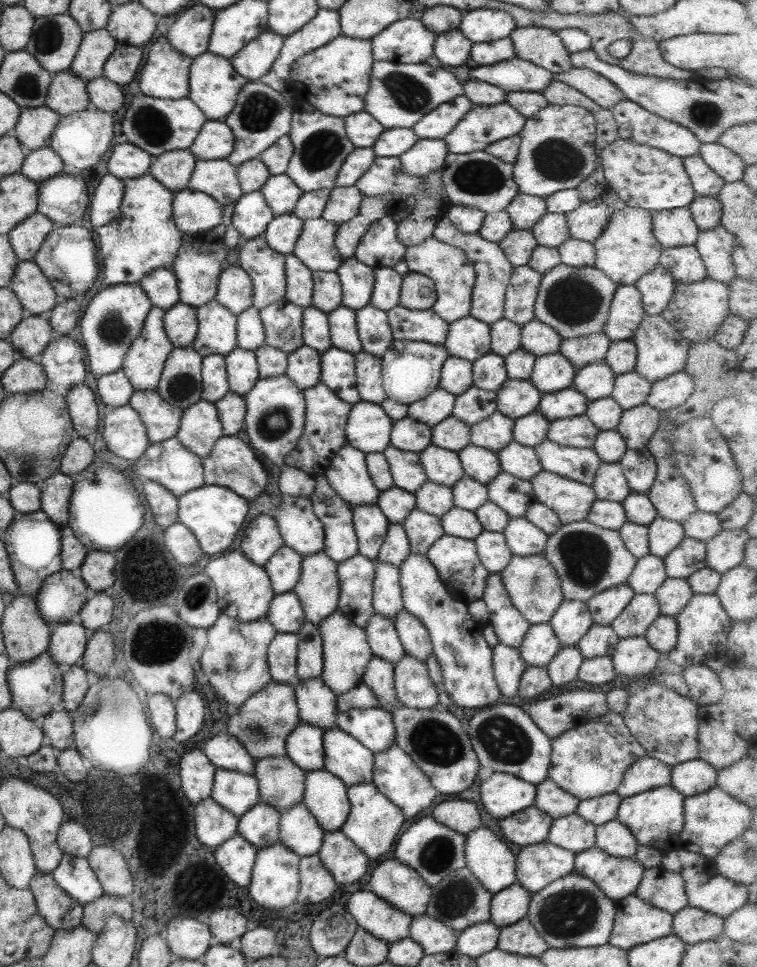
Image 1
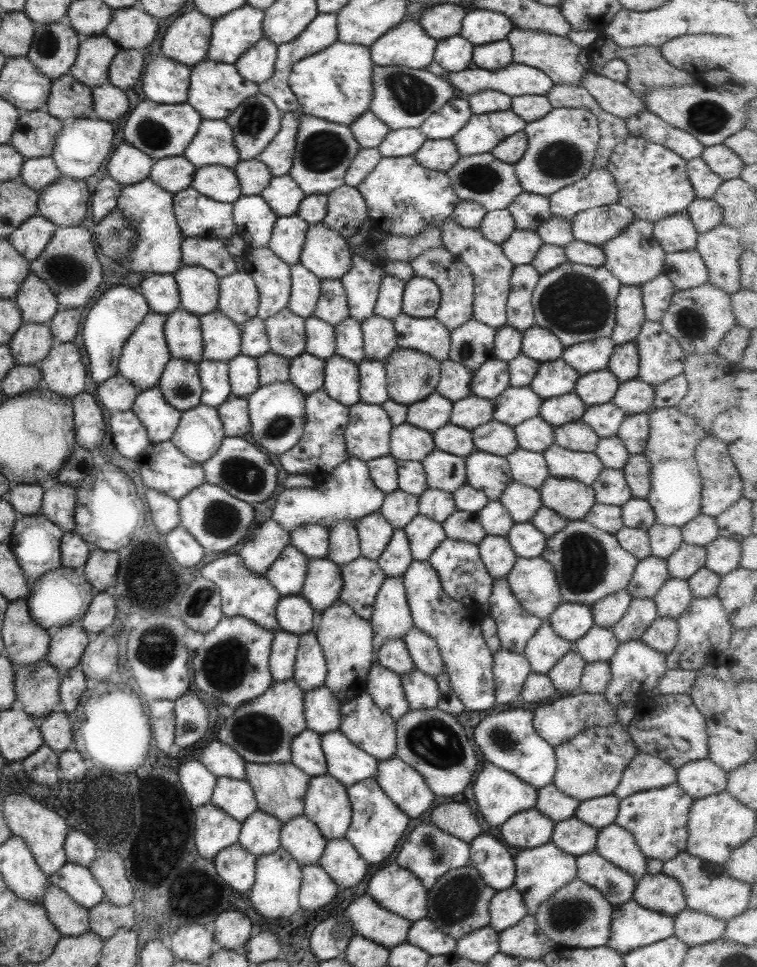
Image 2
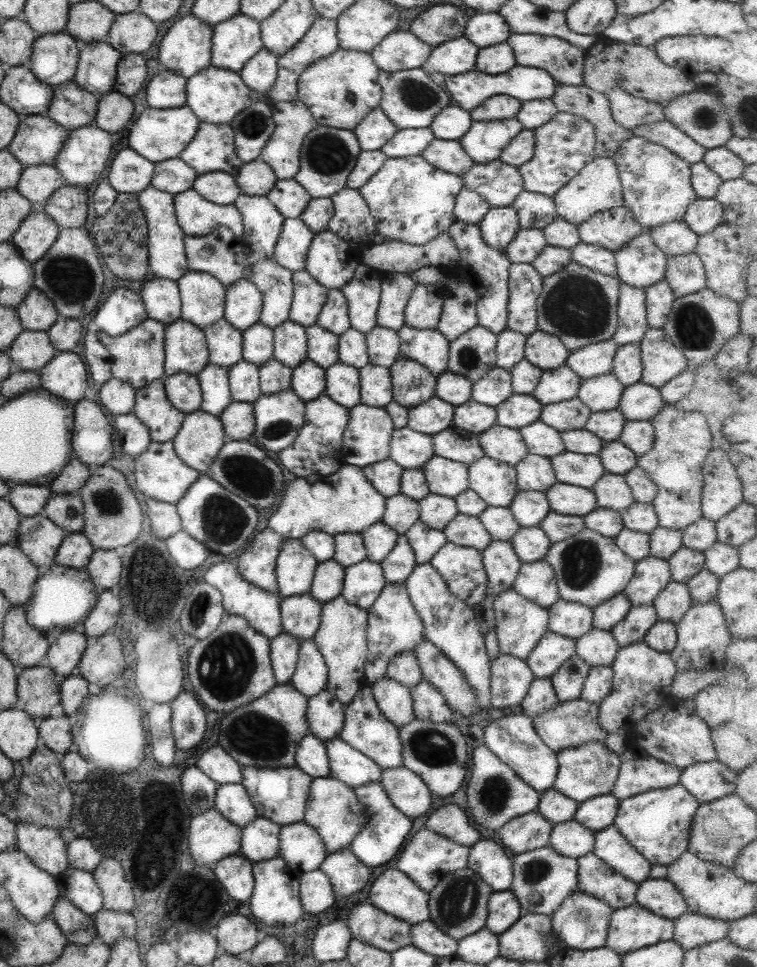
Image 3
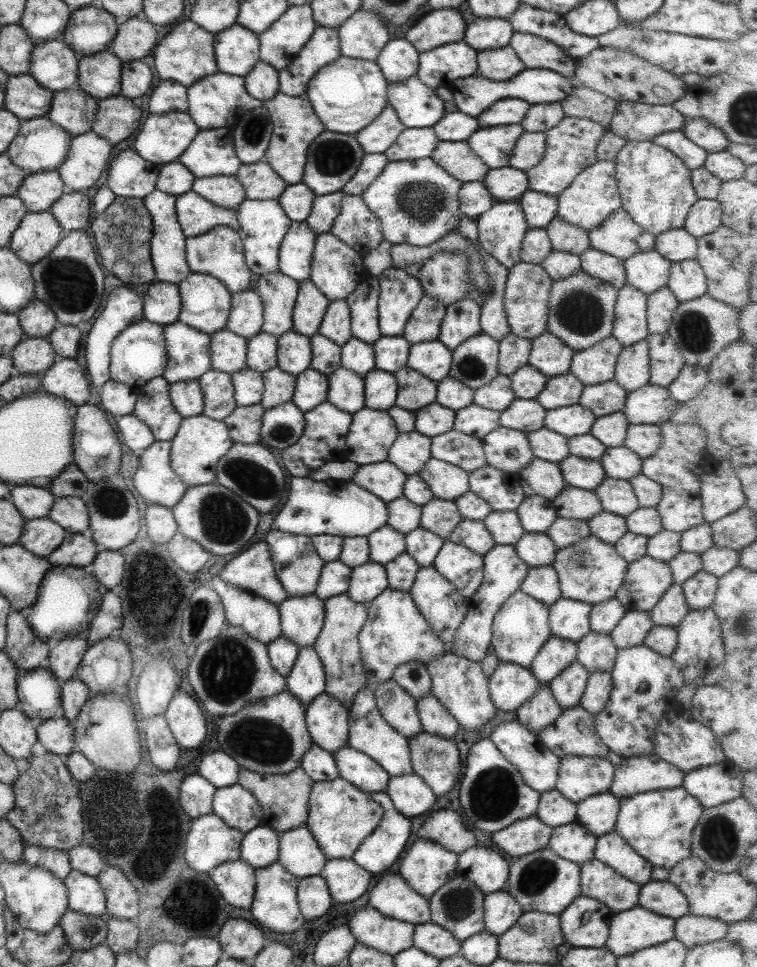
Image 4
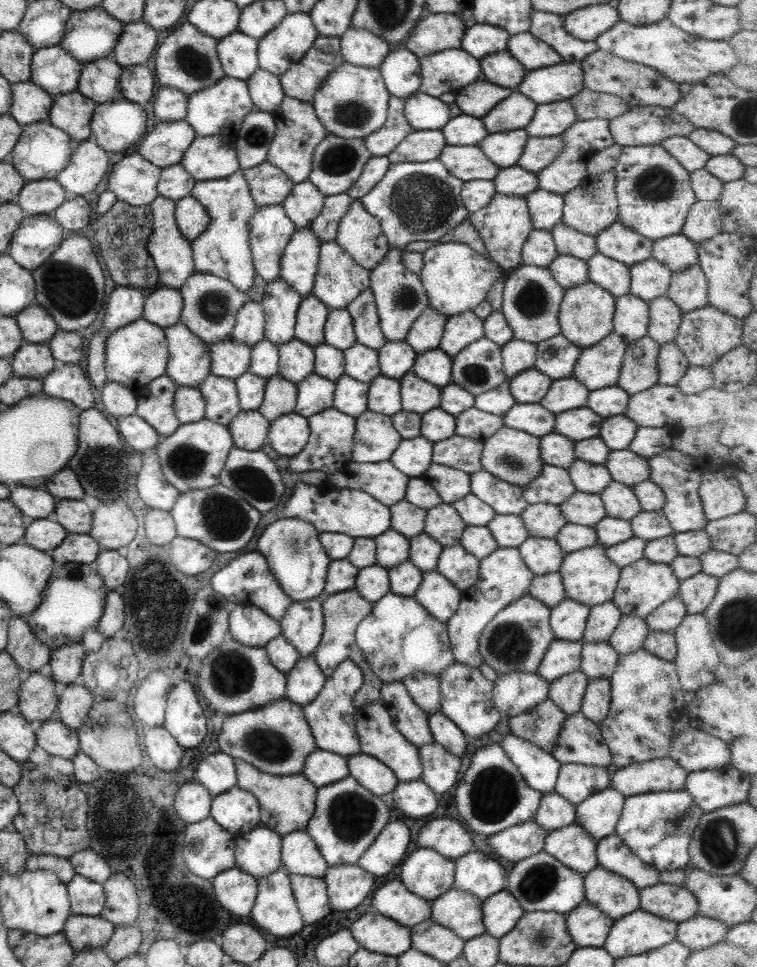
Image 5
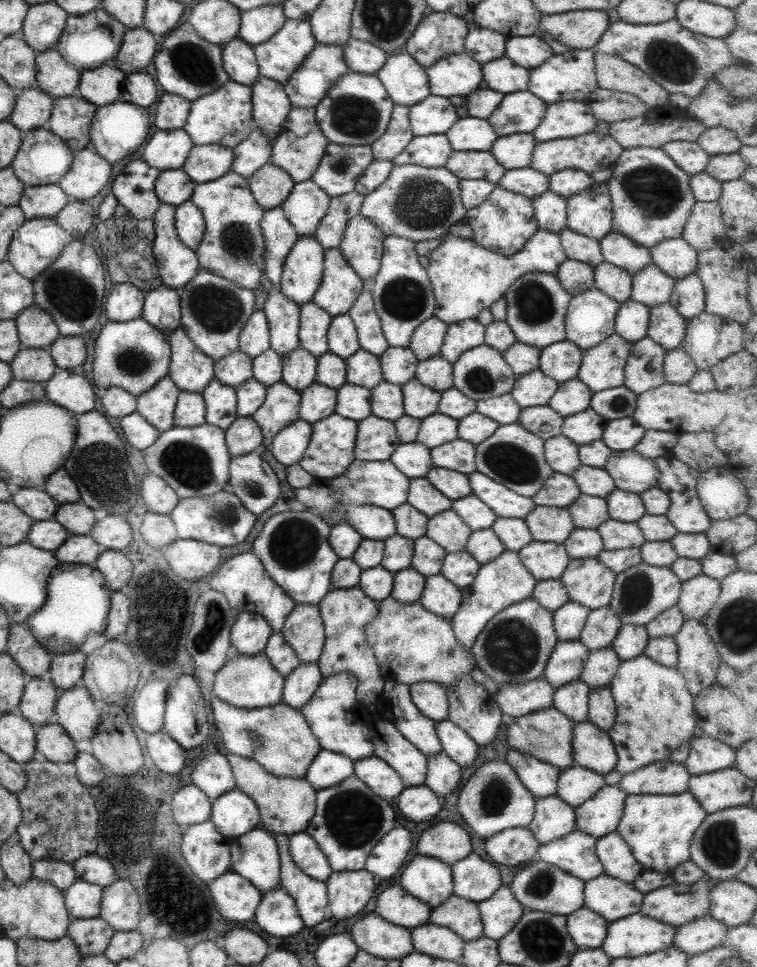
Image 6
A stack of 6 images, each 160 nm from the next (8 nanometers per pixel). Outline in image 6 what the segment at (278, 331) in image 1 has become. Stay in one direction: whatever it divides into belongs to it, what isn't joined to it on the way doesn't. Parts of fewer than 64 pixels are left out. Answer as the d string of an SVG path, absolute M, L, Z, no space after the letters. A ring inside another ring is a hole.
M298 347L281 355L282 382L298 392L314 383L317 359L315 356Z

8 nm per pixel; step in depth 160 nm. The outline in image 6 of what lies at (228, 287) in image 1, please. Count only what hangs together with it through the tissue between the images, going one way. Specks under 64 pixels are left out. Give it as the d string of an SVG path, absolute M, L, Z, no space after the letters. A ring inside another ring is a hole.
M255 309L240 330L238 350L253 359L268 348L270 348L270 336L266 316L263 311Z

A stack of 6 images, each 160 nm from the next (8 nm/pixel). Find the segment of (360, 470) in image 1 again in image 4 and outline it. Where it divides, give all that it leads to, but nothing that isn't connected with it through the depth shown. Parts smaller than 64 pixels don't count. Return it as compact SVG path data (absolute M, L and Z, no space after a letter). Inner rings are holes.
M291 477L285 496L285 503L270 525L271 530L308 537L321 534L366 537L387 522L386 503L350 480L312 481L309 477Z

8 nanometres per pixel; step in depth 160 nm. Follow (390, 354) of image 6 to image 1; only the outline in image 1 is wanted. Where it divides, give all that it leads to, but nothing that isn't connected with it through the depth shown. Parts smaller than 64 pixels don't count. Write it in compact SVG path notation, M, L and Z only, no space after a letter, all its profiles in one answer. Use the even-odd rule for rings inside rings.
M367 305L356 310L355 316L362 351L380 357L390 347L393 339L385 312Z

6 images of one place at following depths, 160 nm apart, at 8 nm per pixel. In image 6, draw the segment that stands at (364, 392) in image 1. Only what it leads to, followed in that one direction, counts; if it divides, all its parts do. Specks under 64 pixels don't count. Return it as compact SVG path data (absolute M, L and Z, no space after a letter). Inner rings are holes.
M381 381L370 389L371 415L395 422L404 415L400 386Z

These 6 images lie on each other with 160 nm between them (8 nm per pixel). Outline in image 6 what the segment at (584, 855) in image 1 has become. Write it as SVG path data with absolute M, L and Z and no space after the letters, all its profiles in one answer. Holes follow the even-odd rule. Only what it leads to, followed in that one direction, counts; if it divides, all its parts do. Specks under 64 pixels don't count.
M607 875L584 881L583 907L597 912L608 923L639 912L643 893Z

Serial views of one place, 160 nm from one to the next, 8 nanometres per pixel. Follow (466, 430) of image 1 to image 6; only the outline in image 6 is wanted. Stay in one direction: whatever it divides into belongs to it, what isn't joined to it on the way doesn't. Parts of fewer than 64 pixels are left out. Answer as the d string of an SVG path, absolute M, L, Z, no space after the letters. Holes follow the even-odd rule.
M460 439L429 449L433 467L468 475L475 472L474 445Z

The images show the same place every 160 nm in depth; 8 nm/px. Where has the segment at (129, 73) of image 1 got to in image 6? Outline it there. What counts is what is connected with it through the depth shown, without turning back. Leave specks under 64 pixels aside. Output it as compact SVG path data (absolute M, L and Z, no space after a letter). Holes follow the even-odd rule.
M146 72L126 75L122 82L121 100L129 104L147 108L157 98L157 88L153 78Z

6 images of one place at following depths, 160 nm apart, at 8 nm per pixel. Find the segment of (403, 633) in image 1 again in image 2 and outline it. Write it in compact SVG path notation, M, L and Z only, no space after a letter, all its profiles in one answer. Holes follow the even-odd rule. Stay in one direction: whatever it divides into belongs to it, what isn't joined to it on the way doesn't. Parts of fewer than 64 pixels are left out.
M413 627L401 640L403 640L405 649L417 671L433 679L444 673L443 662L441 662L433 638L427 637L422 630Z

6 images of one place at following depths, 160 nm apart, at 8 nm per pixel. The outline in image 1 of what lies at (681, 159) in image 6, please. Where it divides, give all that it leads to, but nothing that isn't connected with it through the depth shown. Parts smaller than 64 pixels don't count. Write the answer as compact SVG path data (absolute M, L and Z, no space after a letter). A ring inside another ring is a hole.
M625 98L621 102L616 102L616 105L612 106L610 111L618 124L619 139L652 146L657 150L662 150L666 154L671 154L671 156L677 156L681 159L698 155L700 142L691 134L690 130L656 114L651 114L647 110L643 110L643 107Z

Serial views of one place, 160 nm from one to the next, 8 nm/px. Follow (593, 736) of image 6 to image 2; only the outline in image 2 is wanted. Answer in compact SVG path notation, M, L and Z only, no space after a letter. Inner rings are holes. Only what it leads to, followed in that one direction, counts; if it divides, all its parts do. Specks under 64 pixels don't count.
M577 691L567 694L565 697L551 702L547 706L541 706L532 713L532 725L535 734L539 735L549 746L557 746L569 742L576 734L585 728L597 726L609 726L616 723L616 714L603 699L601 693L591 694Z

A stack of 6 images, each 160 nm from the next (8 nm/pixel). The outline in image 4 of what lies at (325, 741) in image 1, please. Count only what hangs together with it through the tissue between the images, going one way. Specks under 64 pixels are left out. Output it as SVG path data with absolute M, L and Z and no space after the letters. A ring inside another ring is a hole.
M344 746L332 753L338 778L367 794L384 792L389 783L388 774L365 753Z

